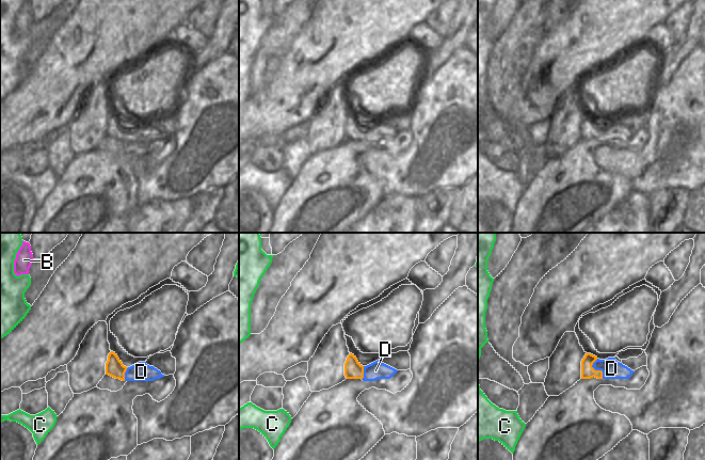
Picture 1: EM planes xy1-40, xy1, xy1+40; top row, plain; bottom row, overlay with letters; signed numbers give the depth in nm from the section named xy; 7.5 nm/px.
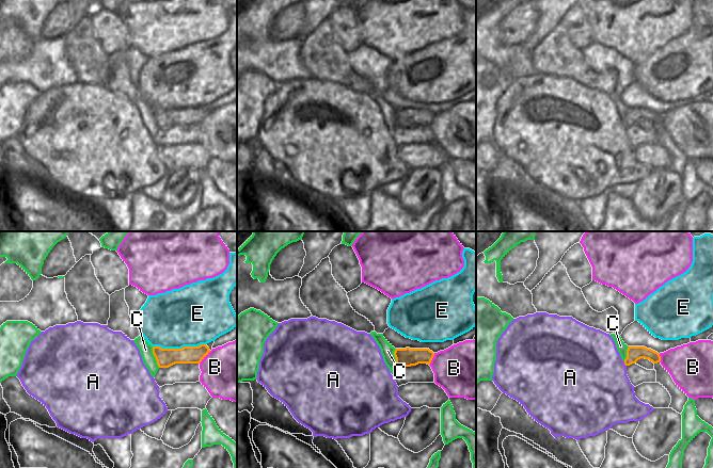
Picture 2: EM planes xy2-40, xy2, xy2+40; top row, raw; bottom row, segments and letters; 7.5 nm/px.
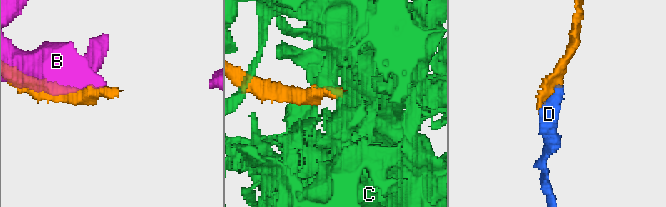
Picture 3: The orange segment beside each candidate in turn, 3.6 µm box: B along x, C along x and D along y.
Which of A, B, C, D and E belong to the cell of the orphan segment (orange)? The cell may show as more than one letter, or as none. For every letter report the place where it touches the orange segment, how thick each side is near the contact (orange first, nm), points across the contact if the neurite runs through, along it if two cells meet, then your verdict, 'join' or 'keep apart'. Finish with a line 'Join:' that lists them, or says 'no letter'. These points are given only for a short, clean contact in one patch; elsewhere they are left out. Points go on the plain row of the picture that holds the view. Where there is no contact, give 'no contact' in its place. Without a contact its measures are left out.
A: contact xy2+40 (624, 125); calibres 110 and 500 nm; keep apart
B: contact xy2-40 (204, 117); calibres 130 and 420 nm; keep apart
C: contact xy2-40 (155, 118); calibres 140 and 100 nm; border xy2-40 (152, 108), (152, 114), (159, 128); keep apart
D: contact xy1+40 (596, 131); calibres 100 and 150 nm; join
E: contact xy2-40 (178, 110); calibres 140 and 440 nm; keep apart
Join: D

